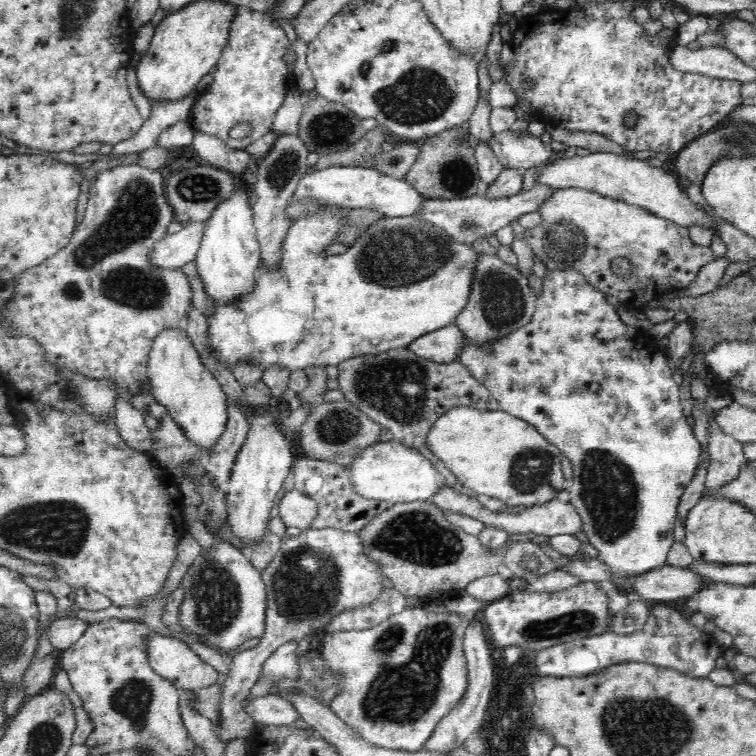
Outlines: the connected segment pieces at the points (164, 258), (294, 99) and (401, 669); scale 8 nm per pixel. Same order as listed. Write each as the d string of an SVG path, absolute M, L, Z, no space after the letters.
M189 221L180 231L169 234L153 248L152 259L160 267L181 269L187 262L194 261L202 242L206 223Z
M295 87L286 95L273 122L273 132L278 135L298 135L300 132L300 119L304 110L305 99Z
M406 607L367 630L328 632L321 649L322 659L333 670L346 672L345 685L329 707L365 741L379 749L419 752L442 720L468 692L470 686L464 638L467 618L456 614L426 612L422 607Z

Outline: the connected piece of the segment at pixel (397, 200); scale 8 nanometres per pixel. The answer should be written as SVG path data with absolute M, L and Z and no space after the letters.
M334 166L326 170L318 170L318 172L309 172L299 181L295 190L295 197L298 199L322 199L326 203L338 204L340 208L350 208L350 210L370 209L380 212L382 217L419 217L424 214L424 206L427 199L418 192L410 183L404 179L394 179L386 174L377 172L370 167L338 167Z

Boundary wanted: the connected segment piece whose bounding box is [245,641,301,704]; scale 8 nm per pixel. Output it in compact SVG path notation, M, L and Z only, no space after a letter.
M291 641L280 646L263 665L262 676L255 687L251 689L250 695L246 698L245 704L252 704L258 697L269 695L269 689L273 686L271 681L278 681L282 678L298 679L301 674L298 667L296 650L300 641Z

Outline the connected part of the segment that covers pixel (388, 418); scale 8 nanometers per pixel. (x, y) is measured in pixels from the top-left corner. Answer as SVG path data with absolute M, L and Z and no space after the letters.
M408 347L392 348L378 354L354 355L352 358L337 364L338 388L350 404L356 406L363 414L394 434L394 440L415 451L428 452L428 436L432 425L450 411L459 406L467 406L475 410L487 411L486 404L492 396L488 387L474 378L472 370L459 359L449 363L437 363L422 358Z

